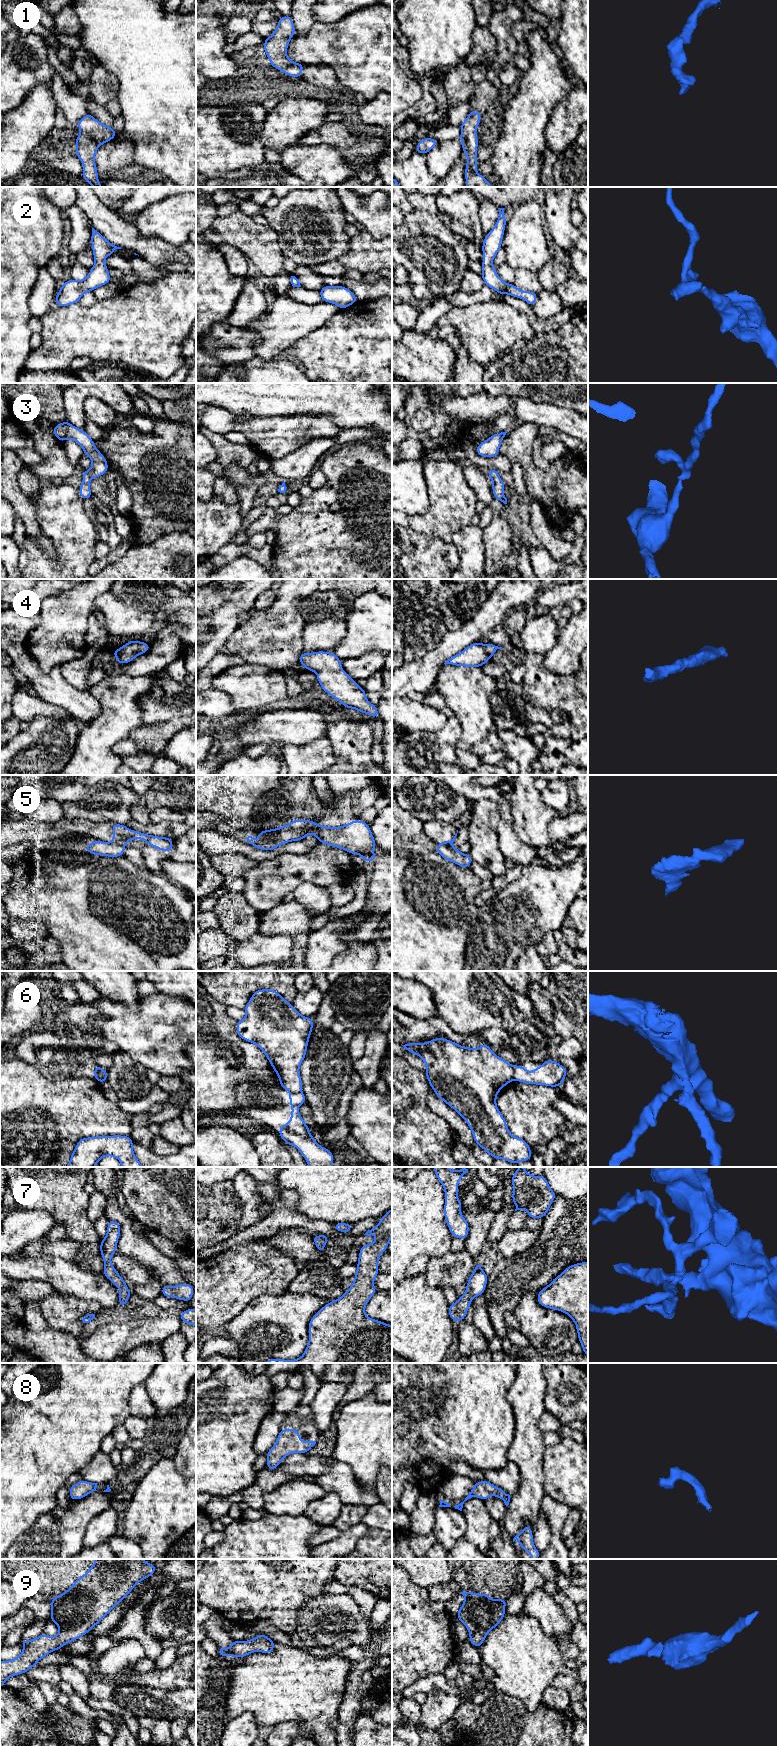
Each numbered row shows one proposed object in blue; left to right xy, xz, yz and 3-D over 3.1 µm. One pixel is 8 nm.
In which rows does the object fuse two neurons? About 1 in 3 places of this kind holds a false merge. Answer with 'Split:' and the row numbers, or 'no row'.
Split: 5, 6

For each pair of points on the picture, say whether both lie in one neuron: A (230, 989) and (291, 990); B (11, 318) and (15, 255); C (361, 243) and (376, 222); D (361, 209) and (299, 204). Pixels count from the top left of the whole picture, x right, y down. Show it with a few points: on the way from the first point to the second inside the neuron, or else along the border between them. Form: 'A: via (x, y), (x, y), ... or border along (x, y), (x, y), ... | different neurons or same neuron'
A: via (245, 981), (276, 981) | same neuron
B: via (11, 302), (11, 290), (14, 287), (14, 271) | same neuron
C: border along (365, 230), (376, 238), (381, 239) | different neurons
D: border along (338, 197), (344, 209) | different neurons

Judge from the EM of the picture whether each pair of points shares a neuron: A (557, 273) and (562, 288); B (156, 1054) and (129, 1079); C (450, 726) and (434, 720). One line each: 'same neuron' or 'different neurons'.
A: different neurons
B: different neurons
C: different neurons

